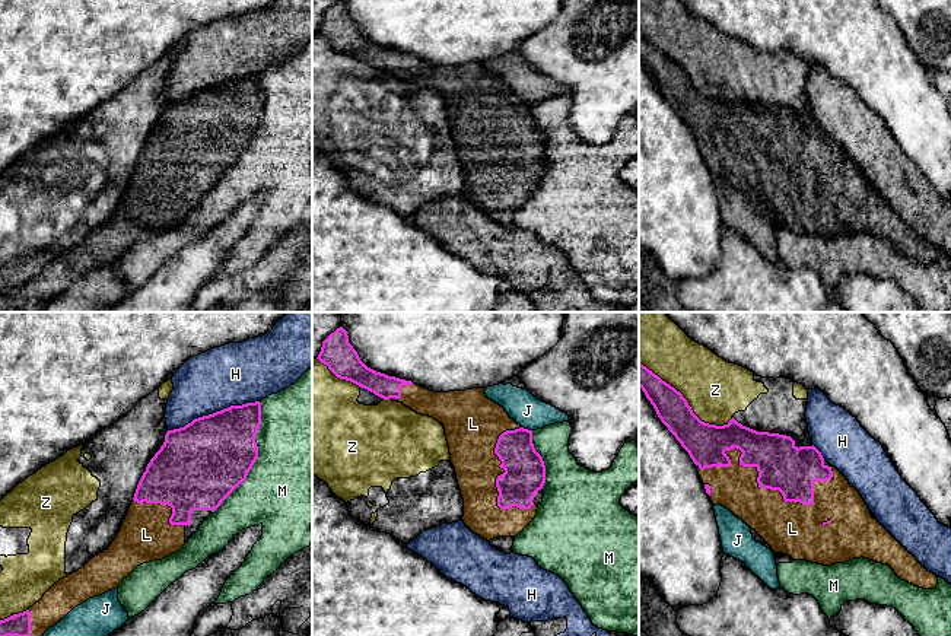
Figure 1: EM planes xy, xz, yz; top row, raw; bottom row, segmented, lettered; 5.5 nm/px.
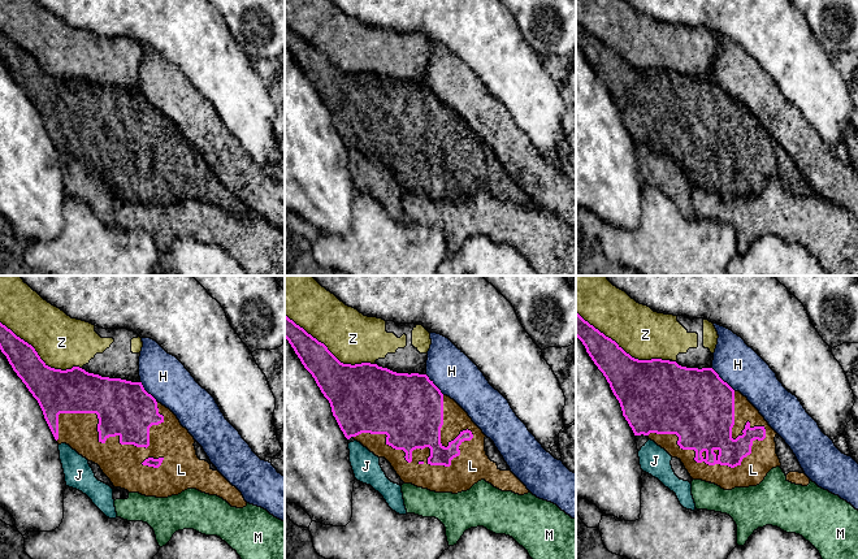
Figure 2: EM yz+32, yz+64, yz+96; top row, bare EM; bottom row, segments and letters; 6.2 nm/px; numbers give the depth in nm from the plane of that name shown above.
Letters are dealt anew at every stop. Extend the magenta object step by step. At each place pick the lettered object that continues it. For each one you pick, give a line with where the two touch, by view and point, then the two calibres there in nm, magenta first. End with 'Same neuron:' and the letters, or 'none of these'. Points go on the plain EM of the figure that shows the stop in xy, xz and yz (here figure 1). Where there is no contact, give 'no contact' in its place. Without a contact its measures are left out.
L: contact yz (757, 155); calibres 260 and 240 nm
Same neuron: L

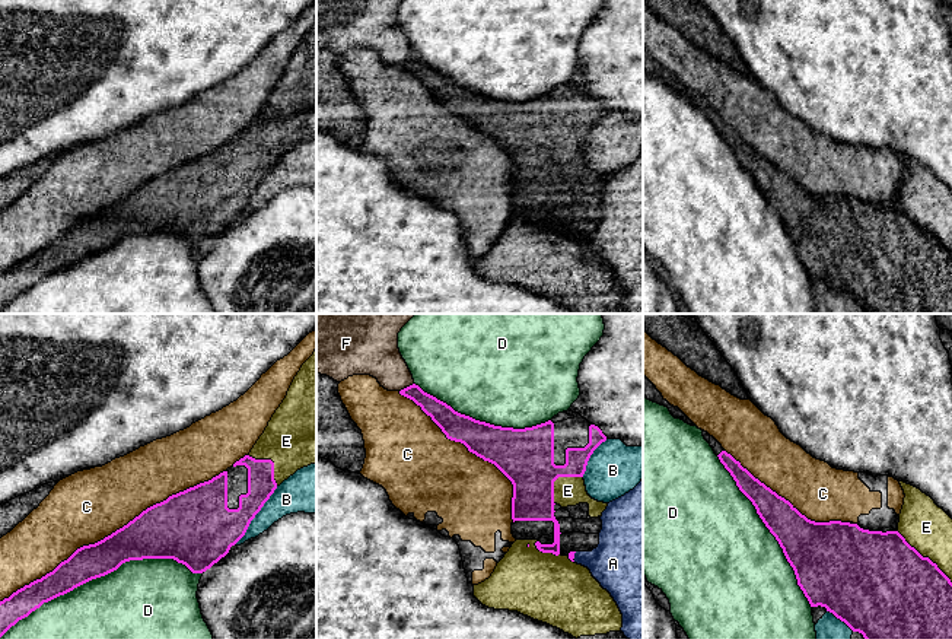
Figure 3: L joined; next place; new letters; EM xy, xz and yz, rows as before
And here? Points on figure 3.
Same neuron: none of these

